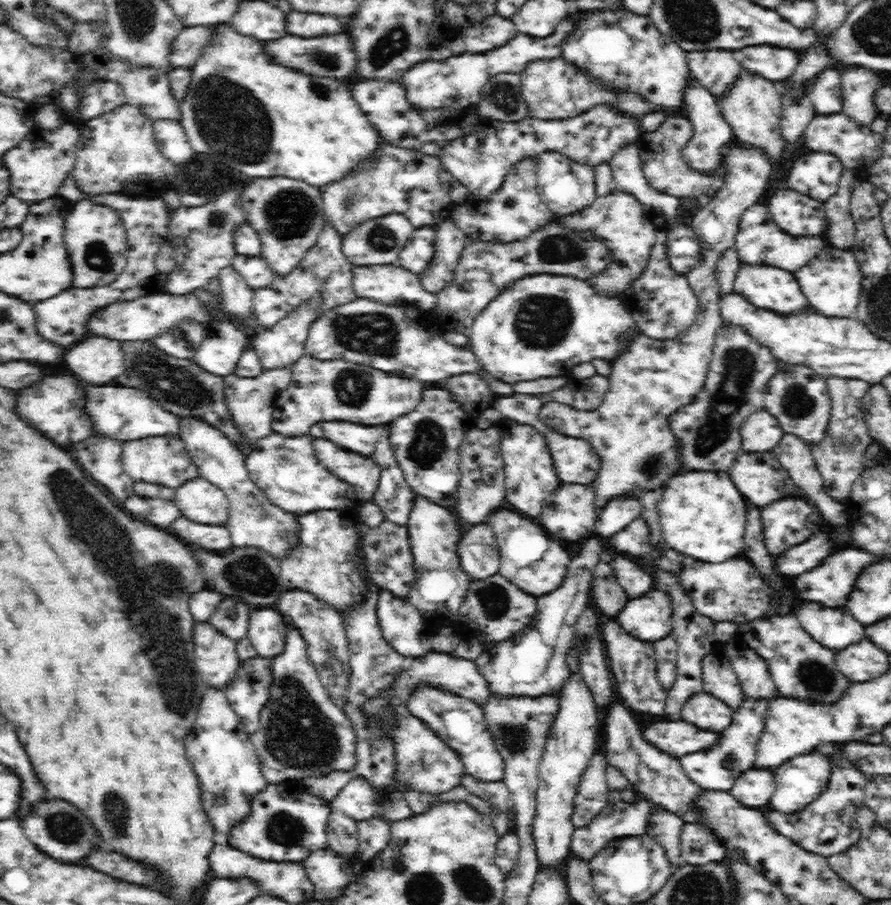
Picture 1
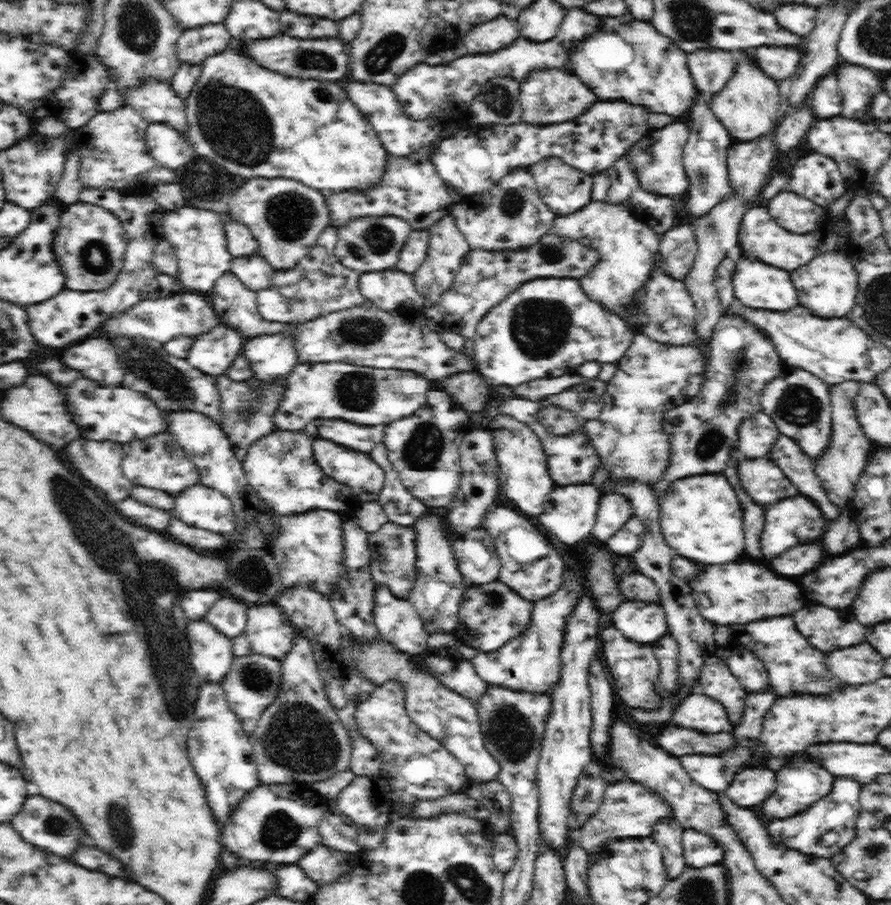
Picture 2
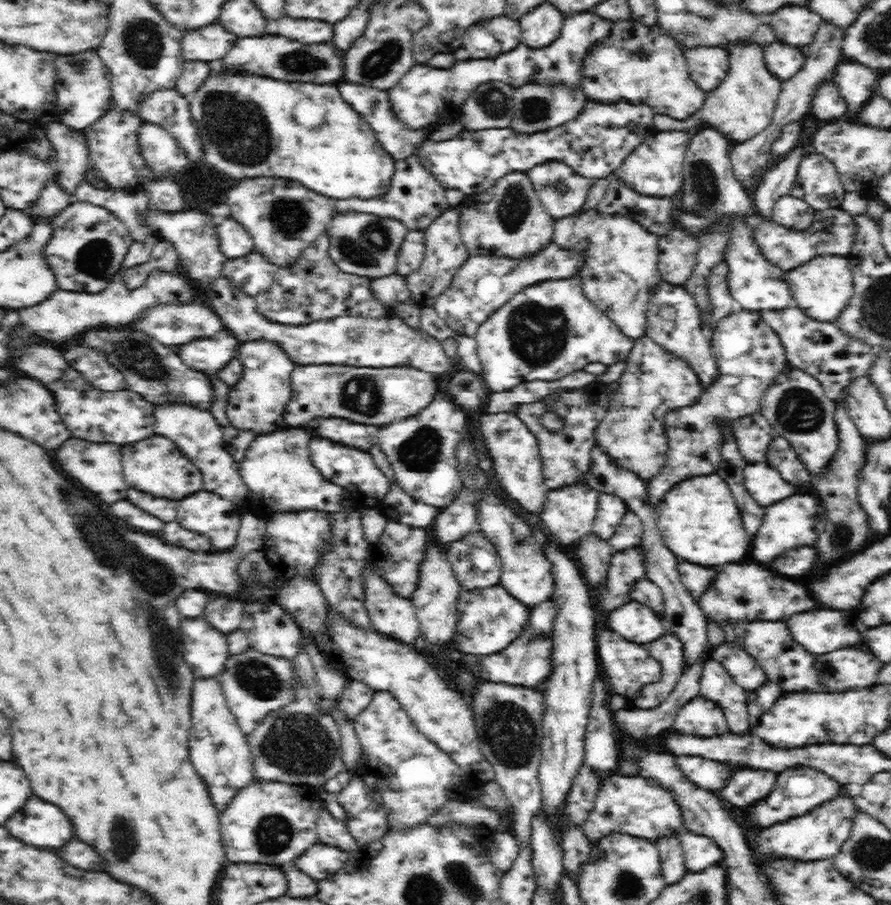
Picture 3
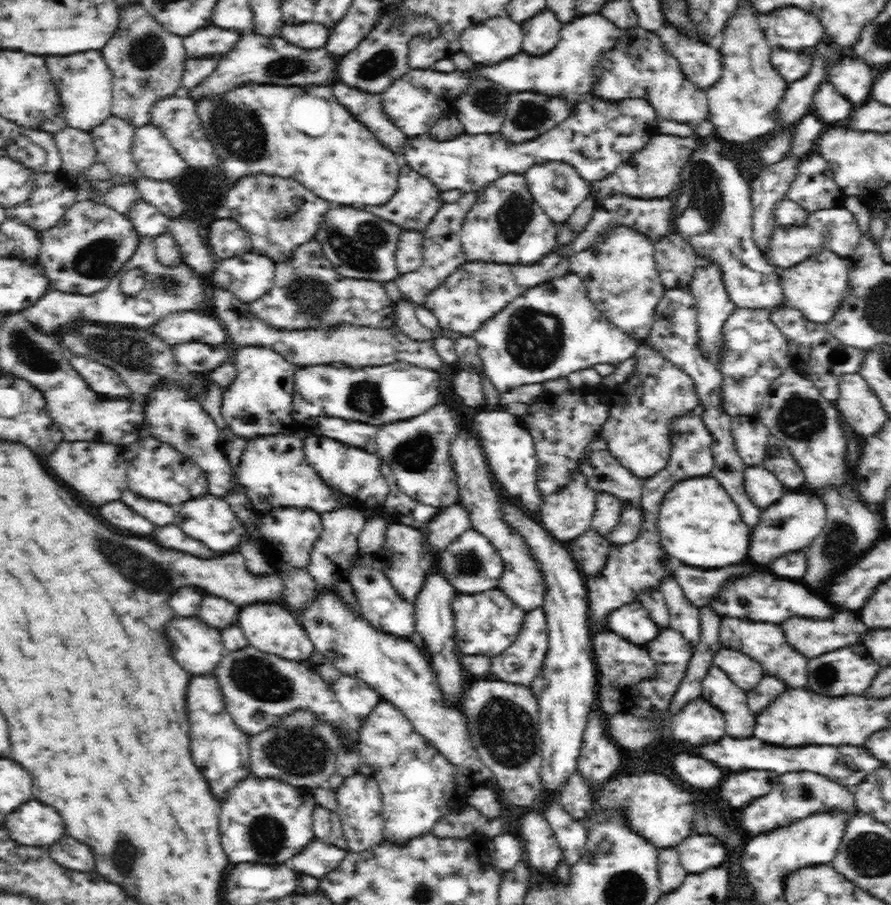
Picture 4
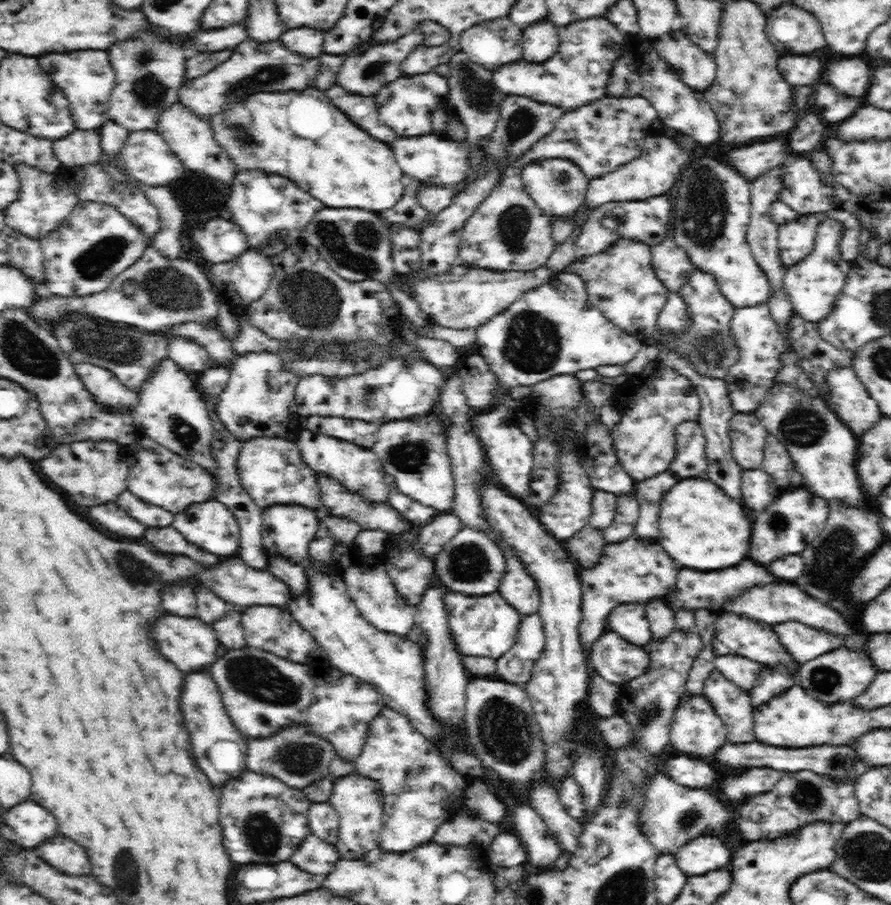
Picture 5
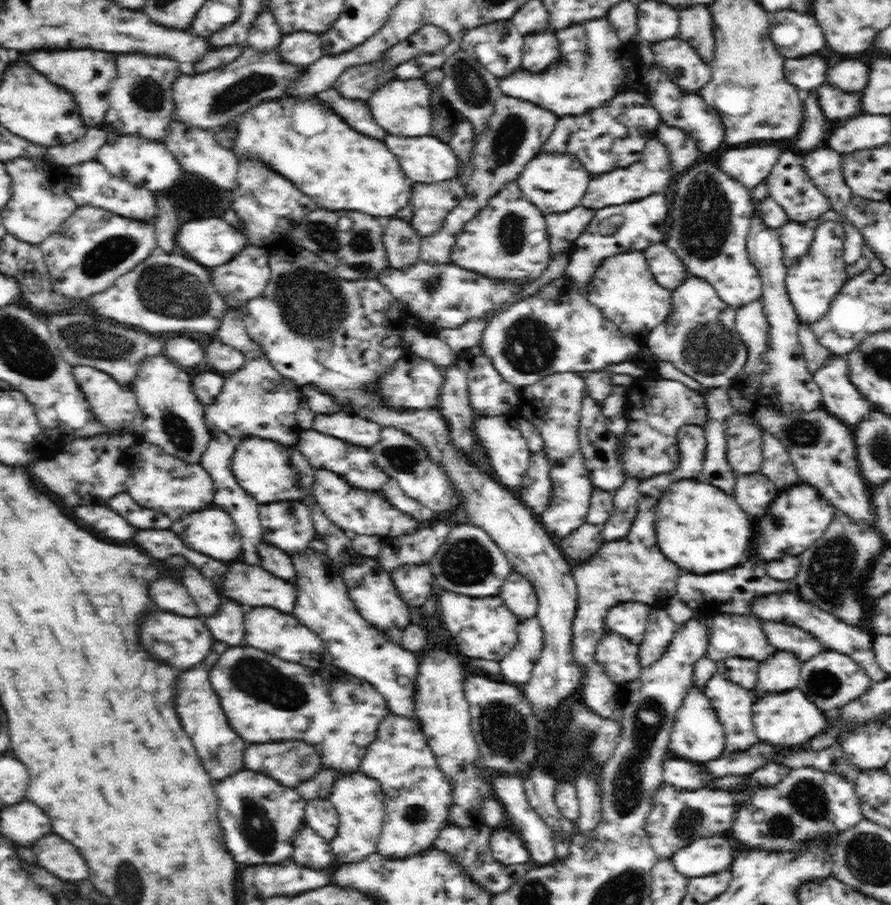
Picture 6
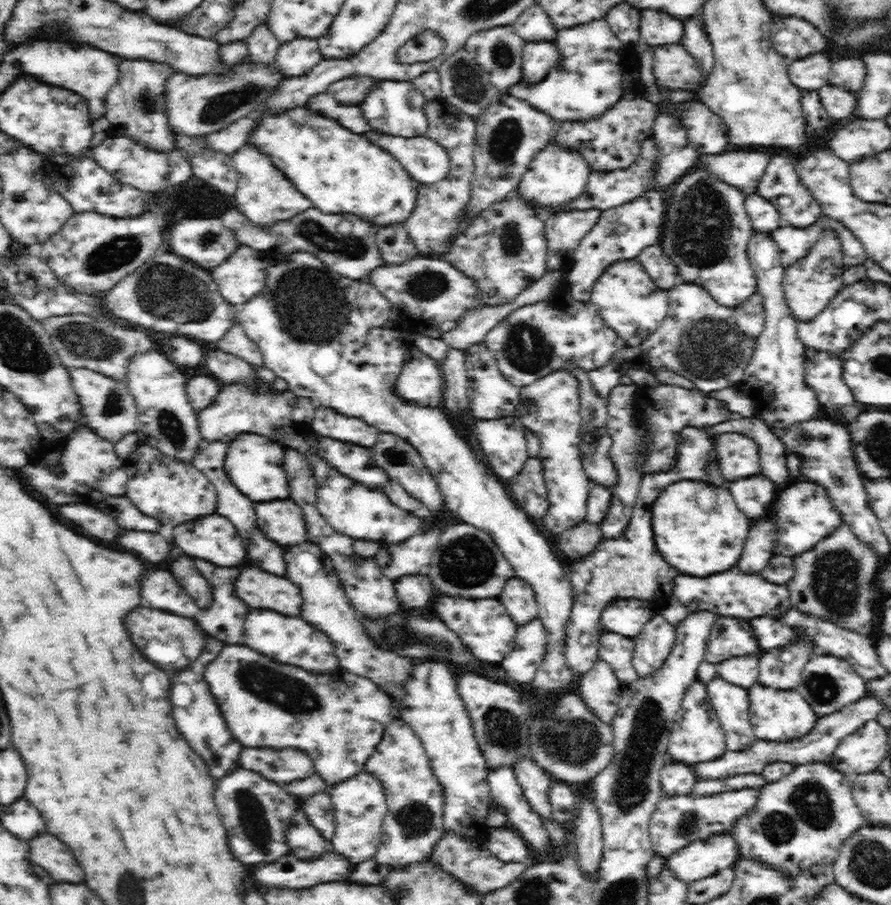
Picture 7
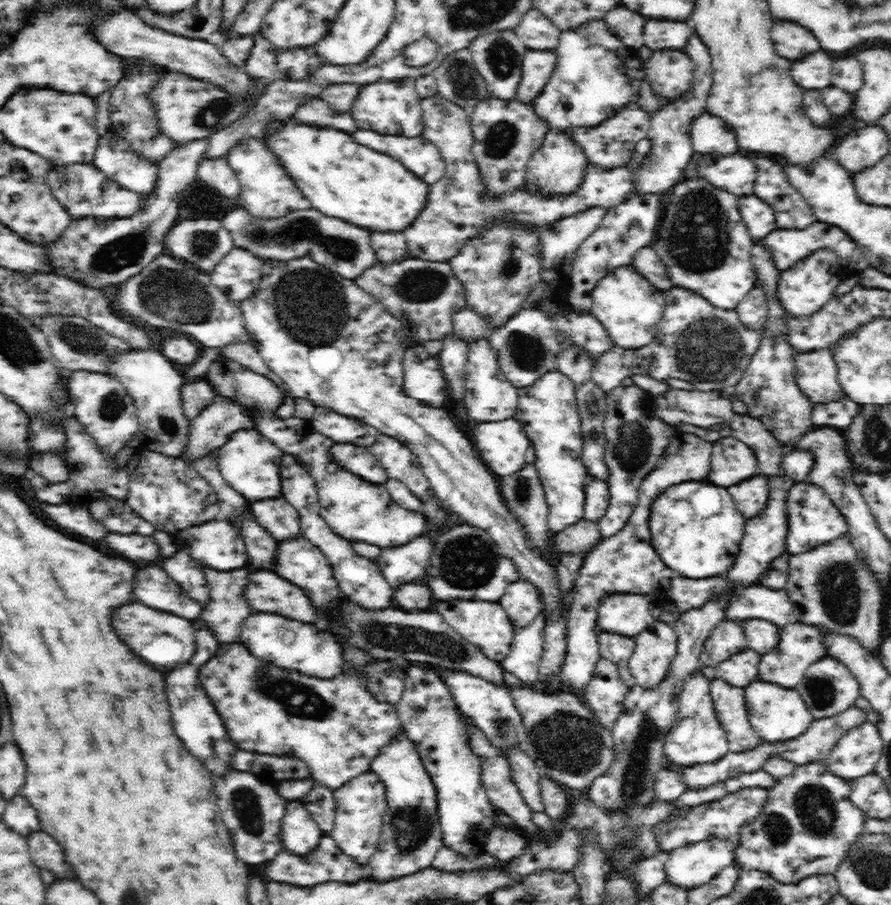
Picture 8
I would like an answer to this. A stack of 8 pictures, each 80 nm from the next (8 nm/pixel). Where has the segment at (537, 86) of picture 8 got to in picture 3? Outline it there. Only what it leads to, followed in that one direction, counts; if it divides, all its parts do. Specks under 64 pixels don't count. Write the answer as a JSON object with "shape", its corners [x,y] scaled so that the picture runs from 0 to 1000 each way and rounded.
{"shape":[[[608,2],[582,20],[585,44],[597,53],[617,49],[629,38],[633,15],[617,2]]]}

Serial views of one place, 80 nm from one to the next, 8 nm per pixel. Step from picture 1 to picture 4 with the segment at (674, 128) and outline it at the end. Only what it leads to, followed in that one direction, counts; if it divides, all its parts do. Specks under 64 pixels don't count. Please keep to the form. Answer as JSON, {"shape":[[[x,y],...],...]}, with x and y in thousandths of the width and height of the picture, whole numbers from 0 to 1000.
{"shape":[[[738,146],[727,155],[723,164],[714,167],[712,173],[701,178],[687,193],[680,194],[678,199],[664,201],[663,208],[667,213],[671,213],[671,219],[691,212],[722,220],[743,220],[756,210],[762,210],[767,200],[767,186],[782,157],[780,151],[749,150]]]}

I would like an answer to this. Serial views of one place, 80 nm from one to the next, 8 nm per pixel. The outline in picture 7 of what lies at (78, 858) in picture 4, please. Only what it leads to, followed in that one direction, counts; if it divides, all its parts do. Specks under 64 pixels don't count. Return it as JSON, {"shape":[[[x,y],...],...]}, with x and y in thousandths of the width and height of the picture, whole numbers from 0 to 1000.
{"shape":[[[49,922],[33,929],[33,948],[43,957],[47,957],[58,972],[65,975],[92,975],[94,961],[85,952],[81,939],[63,924]]]}

